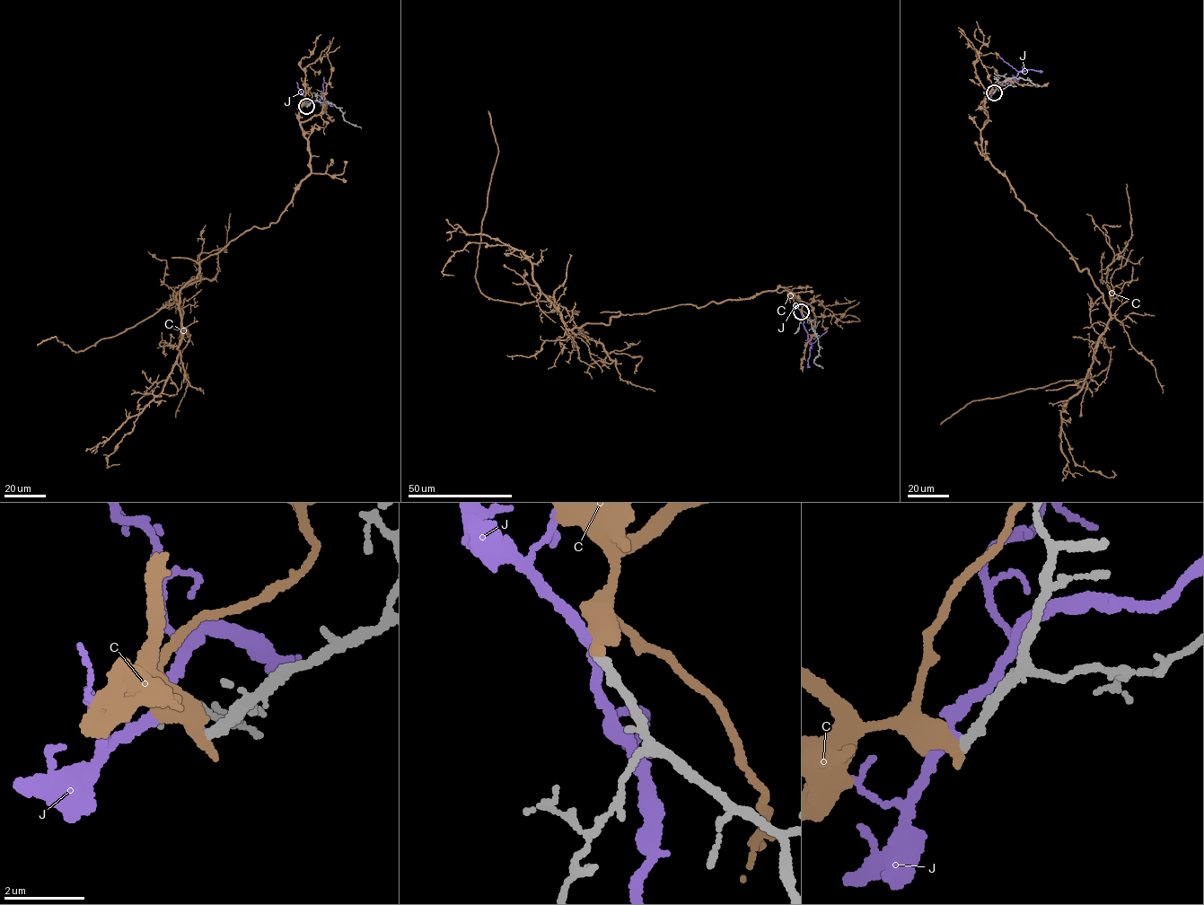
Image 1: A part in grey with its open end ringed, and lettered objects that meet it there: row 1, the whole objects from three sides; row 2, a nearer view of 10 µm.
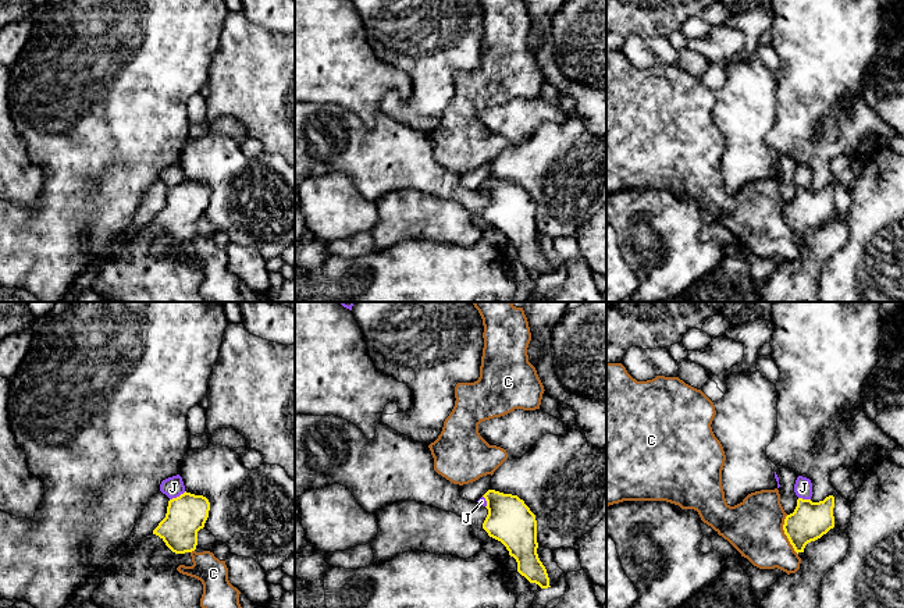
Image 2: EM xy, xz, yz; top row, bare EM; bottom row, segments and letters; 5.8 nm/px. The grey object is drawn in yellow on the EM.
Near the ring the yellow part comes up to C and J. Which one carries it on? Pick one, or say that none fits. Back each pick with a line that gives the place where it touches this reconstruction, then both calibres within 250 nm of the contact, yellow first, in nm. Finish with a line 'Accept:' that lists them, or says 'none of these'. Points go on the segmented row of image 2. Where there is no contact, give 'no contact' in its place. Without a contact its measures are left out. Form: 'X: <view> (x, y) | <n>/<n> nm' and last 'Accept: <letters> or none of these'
Accept: none of these

